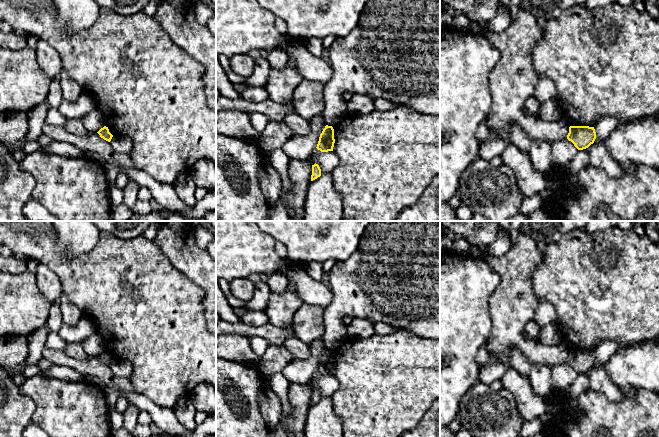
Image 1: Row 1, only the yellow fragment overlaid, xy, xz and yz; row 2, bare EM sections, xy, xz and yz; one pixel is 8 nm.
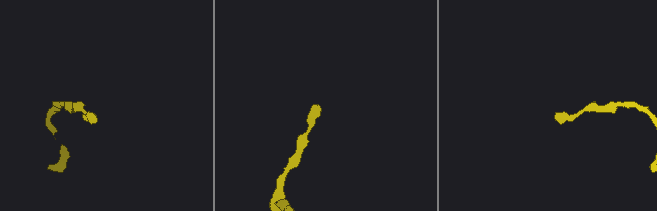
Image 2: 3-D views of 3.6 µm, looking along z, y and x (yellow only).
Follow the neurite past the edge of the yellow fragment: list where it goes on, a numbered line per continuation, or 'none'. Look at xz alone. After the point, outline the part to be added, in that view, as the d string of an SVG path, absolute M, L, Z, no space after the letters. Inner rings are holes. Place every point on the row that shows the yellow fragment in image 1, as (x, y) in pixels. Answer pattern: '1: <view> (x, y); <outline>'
none

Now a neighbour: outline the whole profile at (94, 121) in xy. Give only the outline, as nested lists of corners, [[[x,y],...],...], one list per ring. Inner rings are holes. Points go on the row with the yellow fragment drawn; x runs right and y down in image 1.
[[[97,108],[87,114],[84,121],[88,132],[98,132],[105,126],[104,117]]]

